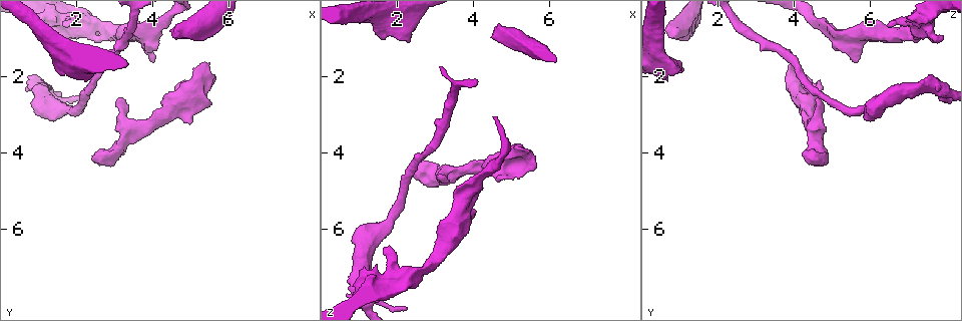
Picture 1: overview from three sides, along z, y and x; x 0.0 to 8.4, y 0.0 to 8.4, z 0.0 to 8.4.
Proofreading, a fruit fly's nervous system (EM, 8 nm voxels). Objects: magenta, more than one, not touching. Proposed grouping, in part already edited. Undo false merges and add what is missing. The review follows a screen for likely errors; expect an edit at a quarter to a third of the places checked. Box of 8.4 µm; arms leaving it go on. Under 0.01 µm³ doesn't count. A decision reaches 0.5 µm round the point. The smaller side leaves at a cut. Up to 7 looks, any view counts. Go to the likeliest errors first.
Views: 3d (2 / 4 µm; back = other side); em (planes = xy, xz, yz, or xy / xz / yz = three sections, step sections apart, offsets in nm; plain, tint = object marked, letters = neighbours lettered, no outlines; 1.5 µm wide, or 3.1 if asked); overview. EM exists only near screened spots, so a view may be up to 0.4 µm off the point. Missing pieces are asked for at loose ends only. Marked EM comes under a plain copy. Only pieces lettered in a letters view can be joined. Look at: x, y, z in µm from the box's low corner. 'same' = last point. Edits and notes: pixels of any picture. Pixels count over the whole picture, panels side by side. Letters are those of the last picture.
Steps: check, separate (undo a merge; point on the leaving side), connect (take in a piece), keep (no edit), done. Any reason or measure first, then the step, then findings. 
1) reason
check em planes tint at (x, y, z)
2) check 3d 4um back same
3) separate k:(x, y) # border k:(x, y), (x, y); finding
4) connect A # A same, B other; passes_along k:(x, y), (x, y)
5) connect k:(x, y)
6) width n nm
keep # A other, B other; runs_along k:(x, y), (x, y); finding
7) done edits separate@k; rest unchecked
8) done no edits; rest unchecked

thick end
check 3d 4um at (4.45, 0.80, 1.00)

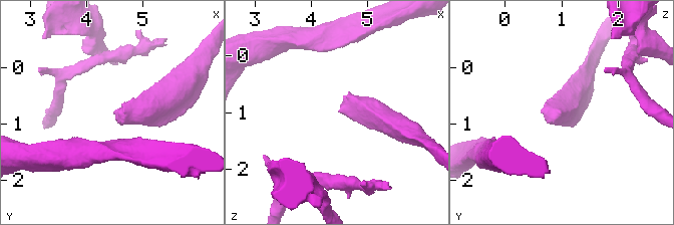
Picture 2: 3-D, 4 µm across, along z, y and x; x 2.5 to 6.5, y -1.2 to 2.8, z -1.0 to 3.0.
need the tissue
check em yz step 8 letters at (4.50, 0.85, 0.95)

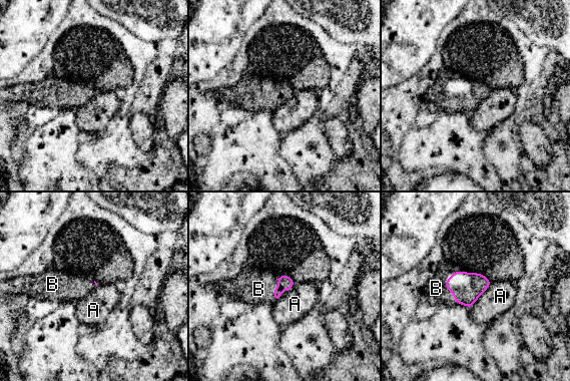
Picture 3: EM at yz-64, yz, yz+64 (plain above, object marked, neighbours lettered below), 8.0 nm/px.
longest_contact A 280 nm
connect B # A other, B same; the neuron continues

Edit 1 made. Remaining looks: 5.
redraw
check overview

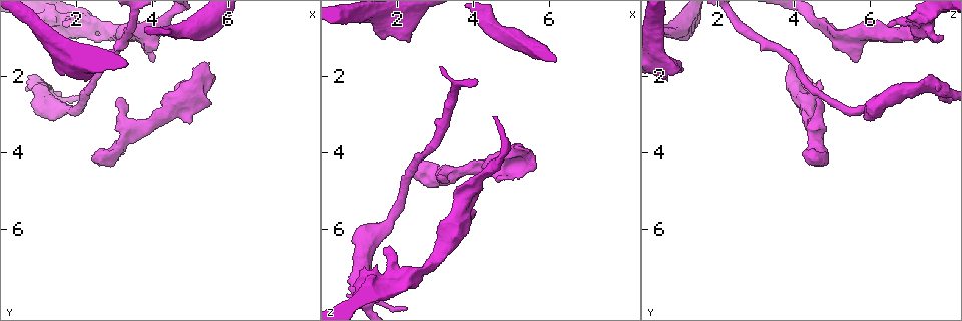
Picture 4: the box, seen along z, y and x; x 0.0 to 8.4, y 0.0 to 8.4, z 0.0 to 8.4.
an open end
check 3d 2um at (4.10, 1.30, 5.10)

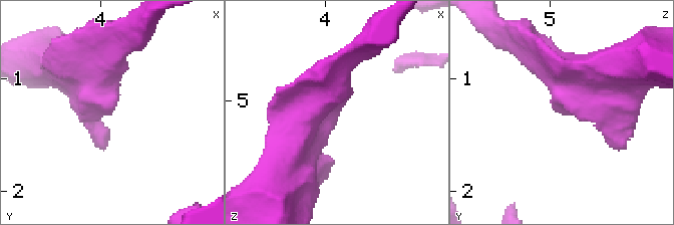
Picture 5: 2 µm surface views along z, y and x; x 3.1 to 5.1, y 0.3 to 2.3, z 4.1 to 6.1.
check em xy step 4 letters at (4.08, 1.28, 5.06)

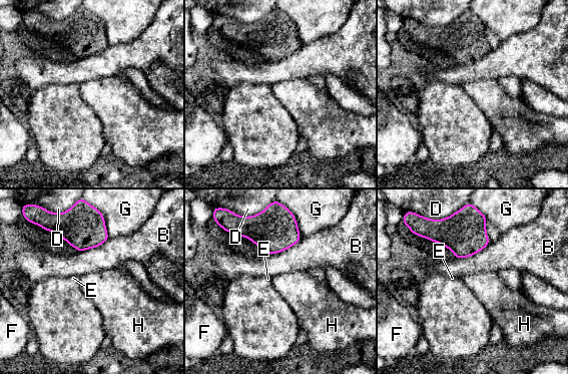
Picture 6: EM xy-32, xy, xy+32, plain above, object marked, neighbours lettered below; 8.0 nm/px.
another direction
check em planes letters same

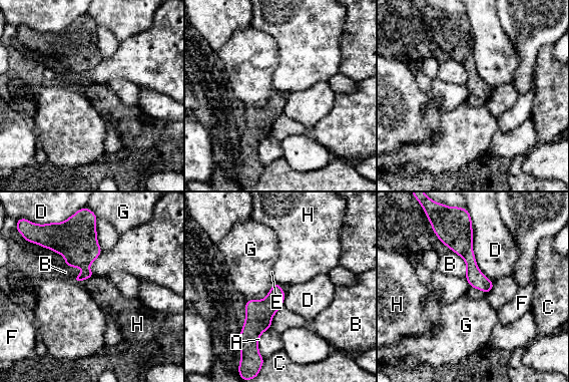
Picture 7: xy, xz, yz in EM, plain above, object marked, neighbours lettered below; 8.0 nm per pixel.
keep # A other, B other, C other, D other, E other, F other, G other, H other; border 7:(93, 275), (78, 282); no lettered piece goes on from it

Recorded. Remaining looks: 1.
an open end
check em planes letters at (1.80, 0.70, 6.50)

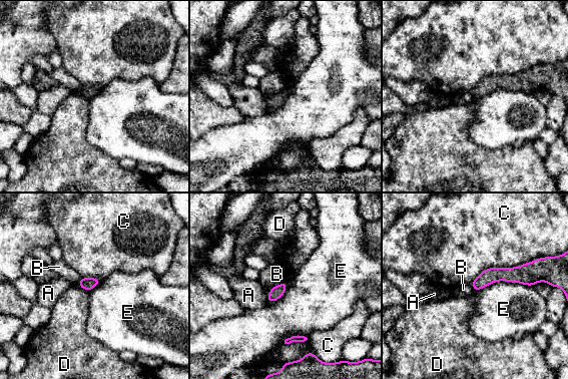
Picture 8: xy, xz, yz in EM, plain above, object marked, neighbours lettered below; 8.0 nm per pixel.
keep # A other, B other, C other, D other, E other; none of them fits

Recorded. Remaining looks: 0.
done edits connect@3; rest unchecked

